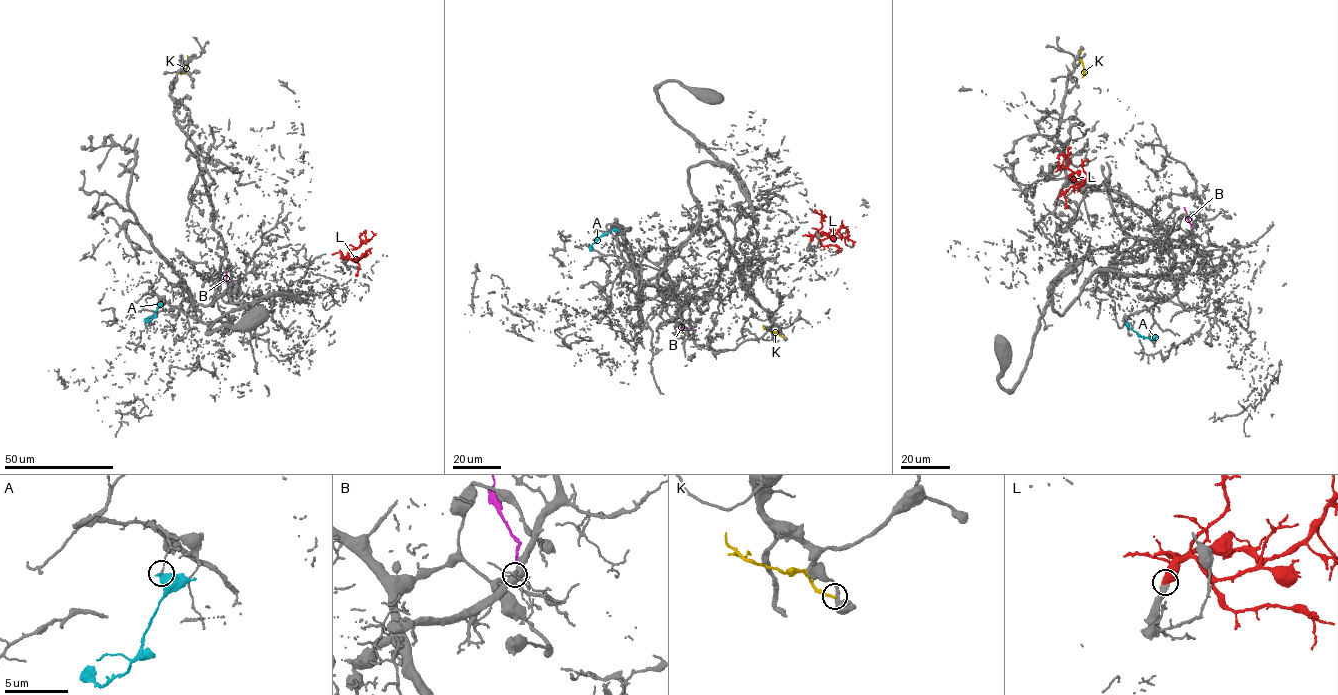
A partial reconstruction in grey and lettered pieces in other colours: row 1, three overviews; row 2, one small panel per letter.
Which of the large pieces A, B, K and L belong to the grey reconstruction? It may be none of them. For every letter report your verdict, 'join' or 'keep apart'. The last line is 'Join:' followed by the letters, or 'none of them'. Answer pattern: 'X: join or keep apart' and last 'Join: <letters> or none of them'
A: keep apart
B: keep apart
K: keep apart
L: join
Join: L

